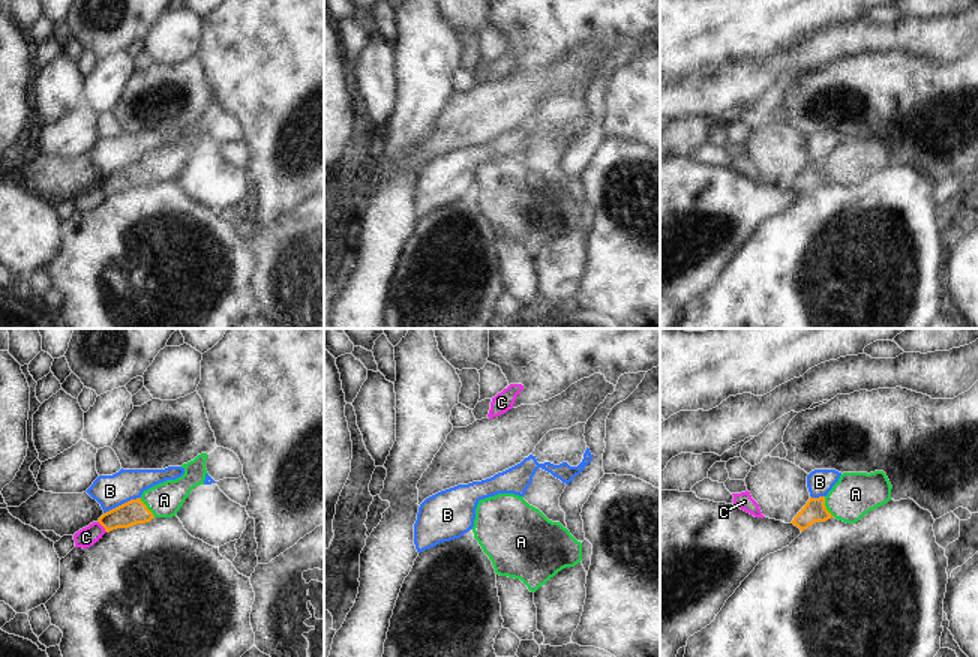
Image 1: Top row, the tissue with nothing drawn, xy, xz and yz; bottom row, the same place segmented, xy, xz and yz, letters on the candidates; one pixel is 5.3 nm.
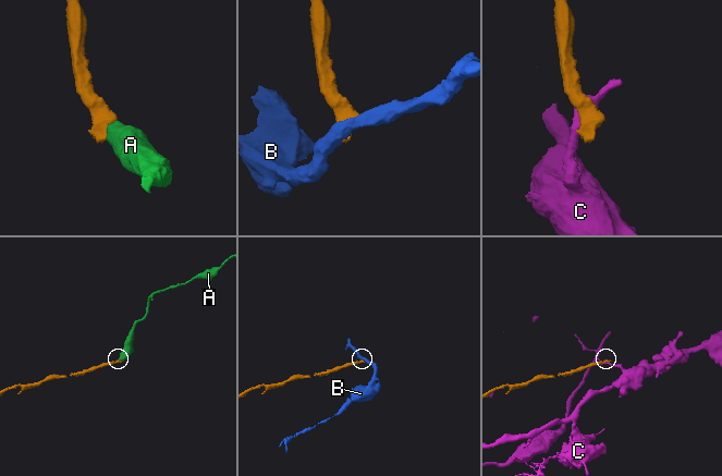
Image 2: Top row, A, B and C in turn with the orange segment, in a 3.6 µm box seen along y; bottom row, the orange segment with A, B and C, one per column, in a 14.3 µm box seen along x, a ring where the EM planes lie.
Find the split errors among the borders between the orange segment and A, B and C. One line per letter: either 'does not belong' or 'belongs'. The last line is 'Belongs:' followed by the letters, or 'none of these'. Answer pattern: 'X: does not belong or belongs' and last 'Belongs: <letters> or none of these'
A: belongs
B: does not belong
C: does not belong
Belongs: A

